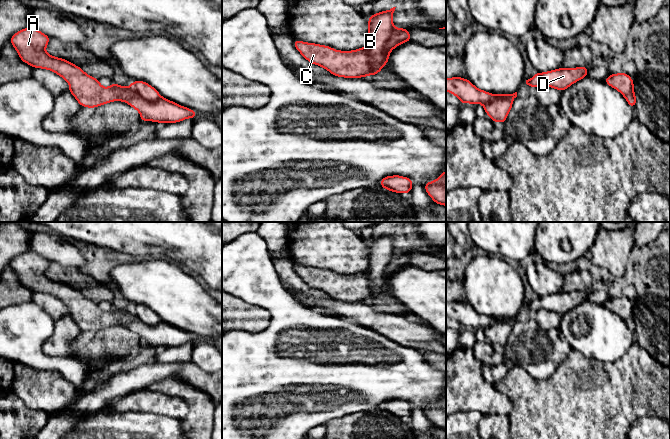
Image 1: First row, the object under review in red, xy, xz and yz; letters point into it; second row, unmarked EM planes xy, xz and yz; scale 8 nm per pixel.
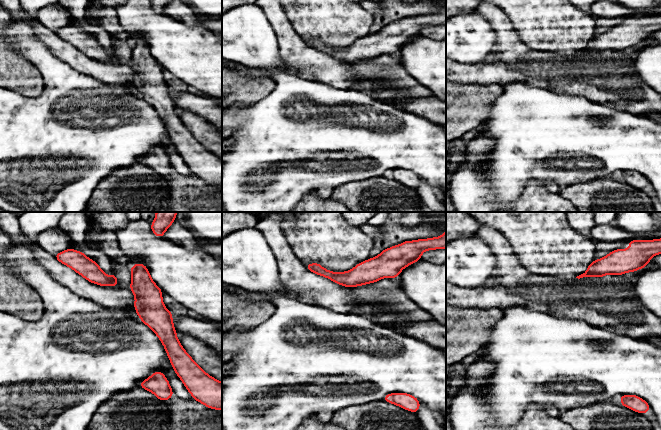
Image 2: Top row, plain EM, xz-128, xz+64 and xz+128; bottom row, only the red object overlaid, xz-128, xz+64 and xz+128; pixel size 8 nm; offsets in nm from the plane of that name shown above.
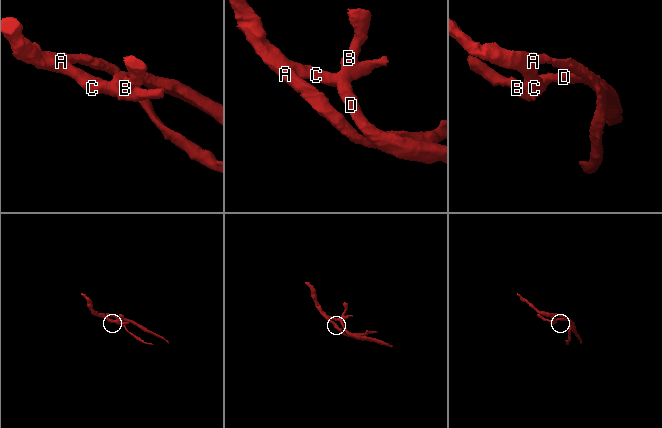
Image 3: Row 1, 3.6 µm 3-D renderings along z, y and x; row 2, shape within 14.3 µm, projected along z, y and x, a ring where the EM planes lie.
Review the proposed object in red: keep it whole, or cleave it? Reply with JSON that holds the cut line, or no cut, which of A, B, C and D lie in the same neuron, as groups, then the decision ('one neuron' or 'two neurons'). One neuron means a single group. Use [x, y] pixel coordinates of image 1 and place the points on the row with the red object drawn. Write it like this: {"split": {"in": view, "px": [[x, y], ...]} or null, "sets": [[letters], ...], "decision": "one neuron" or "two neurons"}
{"split": {"in": "xz", "px": [[397, 29], [384, 46], [383, 60], [385, 63]]}, "sets": [["A", "C"], ["B", "D"]], "decision": "two neurons"}

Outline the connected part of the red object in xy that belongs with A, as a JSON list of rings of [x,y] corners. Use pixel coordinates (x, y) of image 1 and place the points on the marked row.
[[[33,27],[18,31],[10,39],[23,62],[34,68],[51,70],[67,81],[69,92],[82,107],[94,108],[112,101],[123,101],[139,111],[142,122],[162,124],[181,122],[198,116],[192,109],[163,97],[154,102],[145,100],[132,87],[115,83],[107,88],[102,87],[99,79],[89,76],[80,67],[49,55],[45,51],[49,41],[50,37]]]

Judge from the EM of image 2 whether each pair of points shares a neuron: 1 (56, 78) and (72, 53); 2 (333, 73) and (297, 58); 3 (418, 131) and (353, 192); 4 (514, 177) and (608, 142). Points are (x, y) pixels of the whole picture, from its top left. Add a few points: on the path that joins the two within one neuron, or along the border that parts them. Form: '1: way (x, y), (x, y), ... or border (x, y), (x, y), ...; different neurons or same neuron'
1: border (47, 49), (75, 69), (87, 74); different neurons
2: way (324, 68), (306, 62); same neuron
3: border (382, 175), (352, 180), (344, 184); different neurons
4: way (534, 153), (545, 142), (584, 142); same neuron

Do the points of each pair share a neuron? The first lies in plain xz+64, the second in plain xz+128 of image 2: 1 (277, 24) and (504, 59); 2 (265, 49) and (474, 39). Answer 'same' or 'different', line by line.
1: same
2: same

